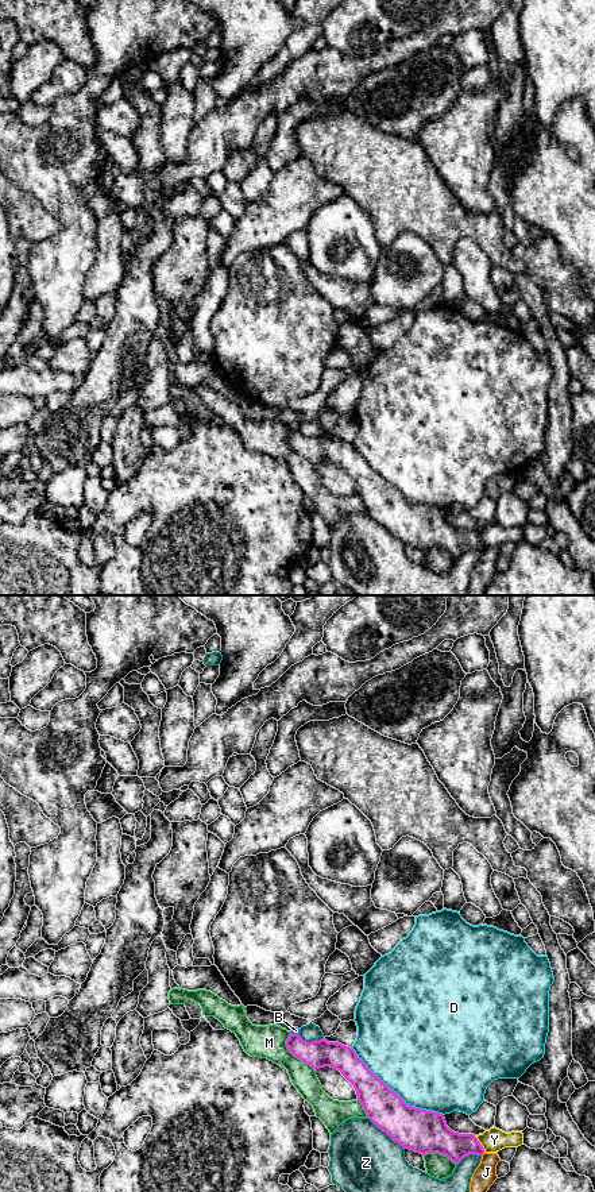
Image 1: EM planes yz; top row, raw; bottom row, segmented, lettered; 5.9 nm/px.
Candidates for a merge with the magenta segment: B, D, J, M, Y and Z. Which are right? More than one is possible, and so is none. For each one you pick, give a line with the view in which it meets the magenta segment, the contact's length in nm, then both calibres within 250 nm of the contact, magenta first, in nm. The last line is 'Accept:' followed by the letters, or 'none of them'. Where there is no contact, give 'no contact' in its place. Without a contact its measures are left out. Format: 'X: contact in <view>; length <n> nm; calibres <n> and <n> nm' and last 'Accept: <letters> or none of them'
Accept: none of them

